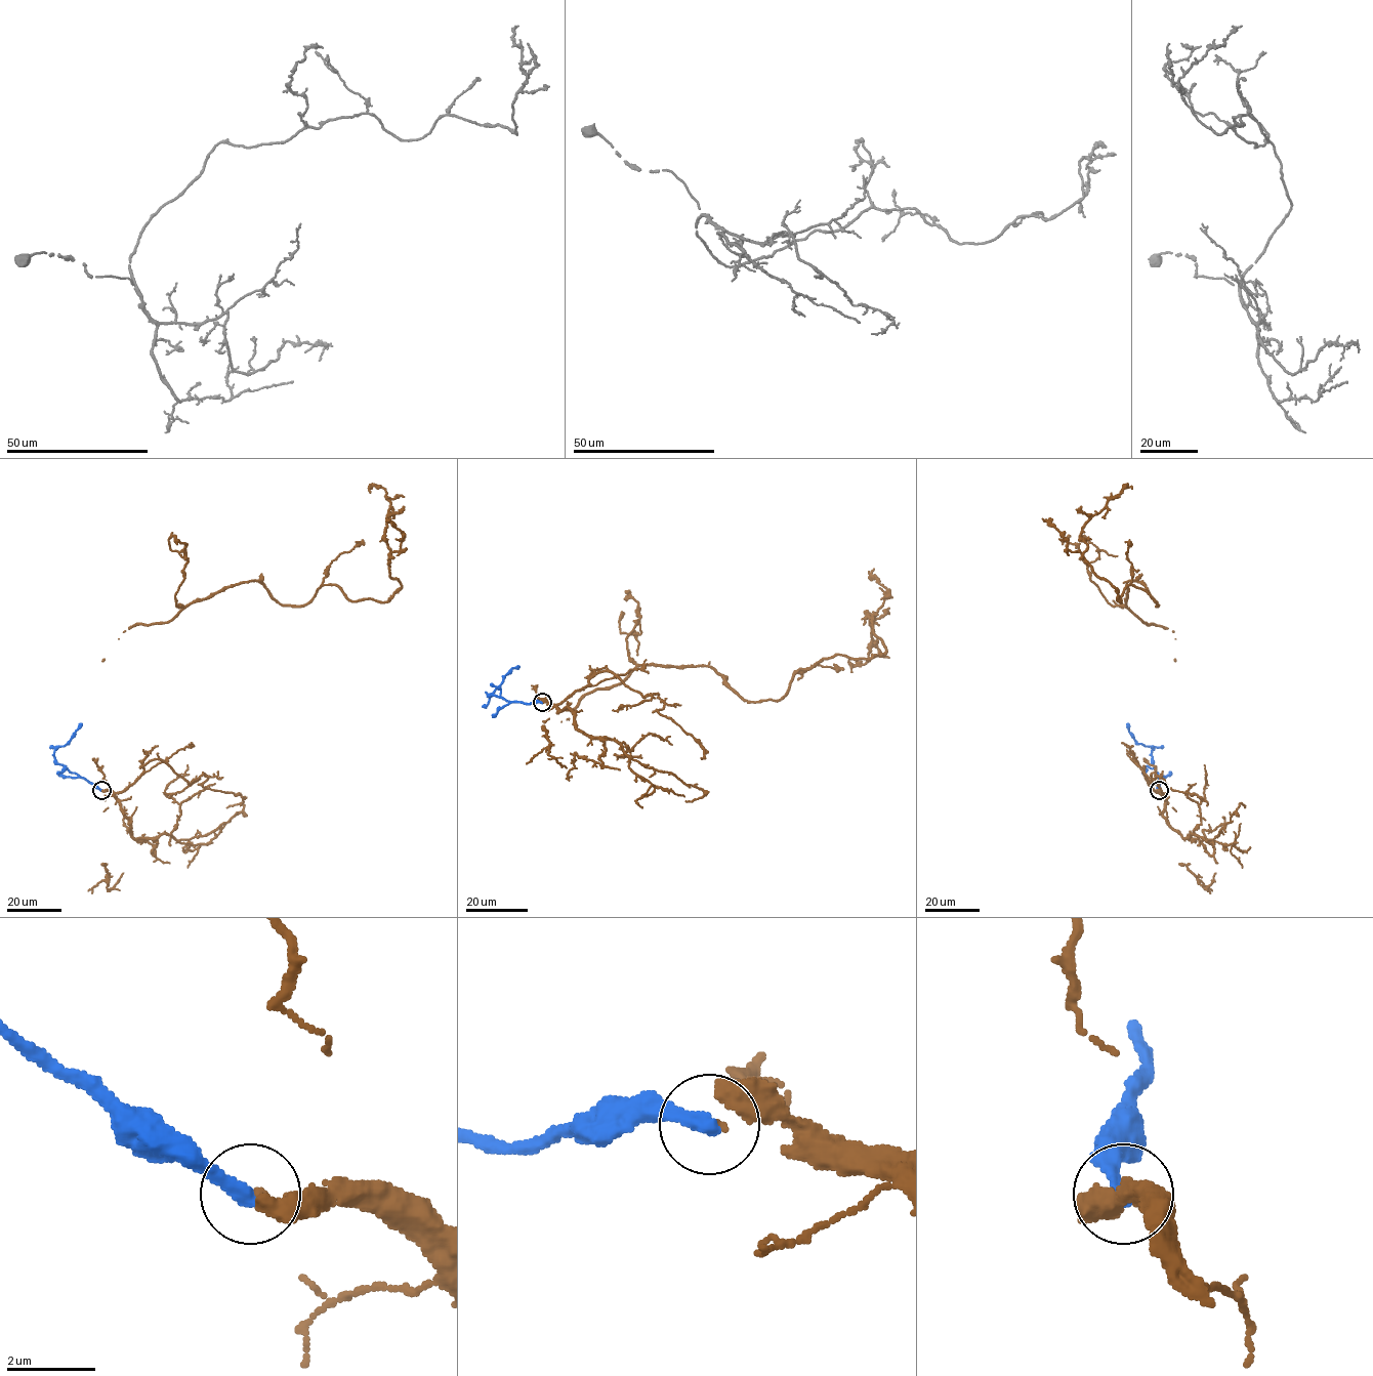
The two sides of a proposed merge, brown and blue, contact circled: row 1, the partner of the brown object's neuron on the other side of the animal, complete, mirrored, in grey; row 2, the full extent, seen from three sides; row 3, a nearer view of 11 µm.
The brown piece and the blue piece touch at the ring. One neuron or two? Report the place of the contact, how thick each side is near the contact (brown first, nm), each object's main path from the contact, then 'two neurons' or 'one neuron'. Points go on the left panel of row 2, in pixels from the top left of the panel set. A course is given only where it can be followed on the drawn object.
(101, 790) | 280/340 nm | brown via (101, 790), (148, 755), (102, 661), (123, 632), (251, 581), (386, 601), (370, 492) | blue via (101, 790), (58, 764), (54, 755), (54, 751), (68, 744), (82, 723) | two neurons

